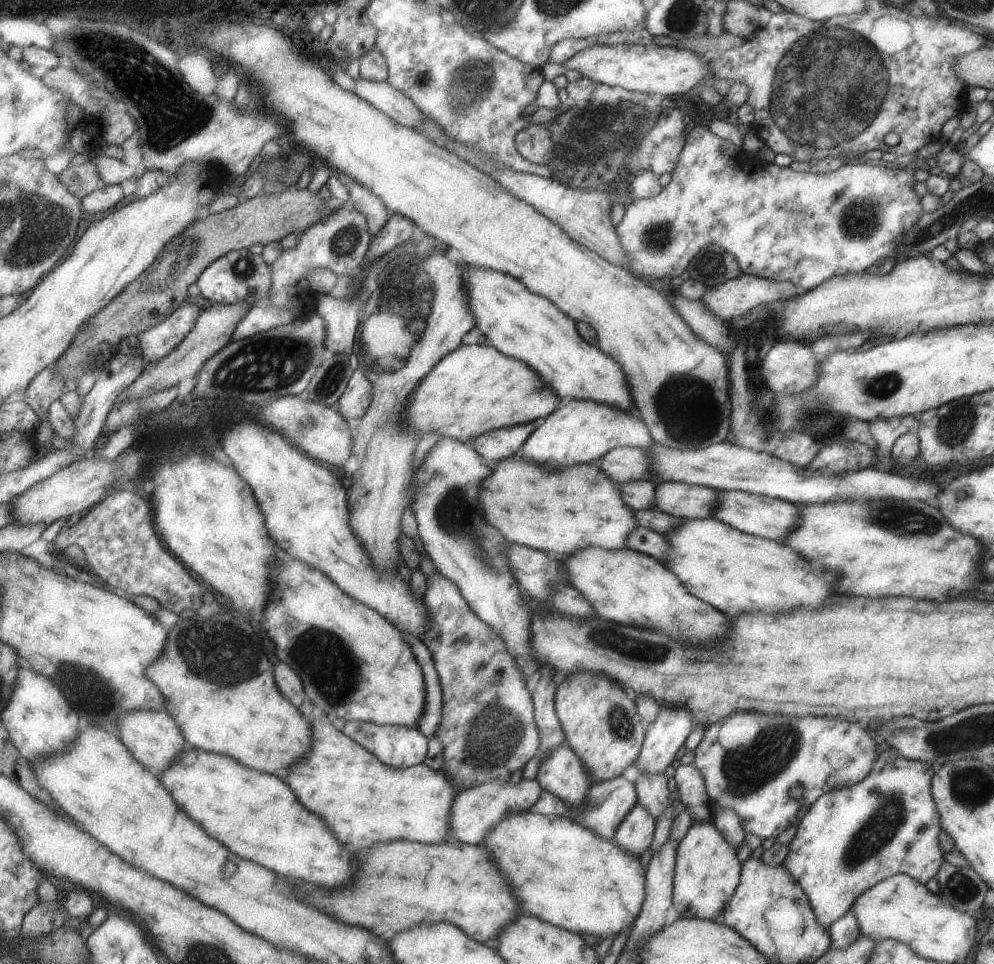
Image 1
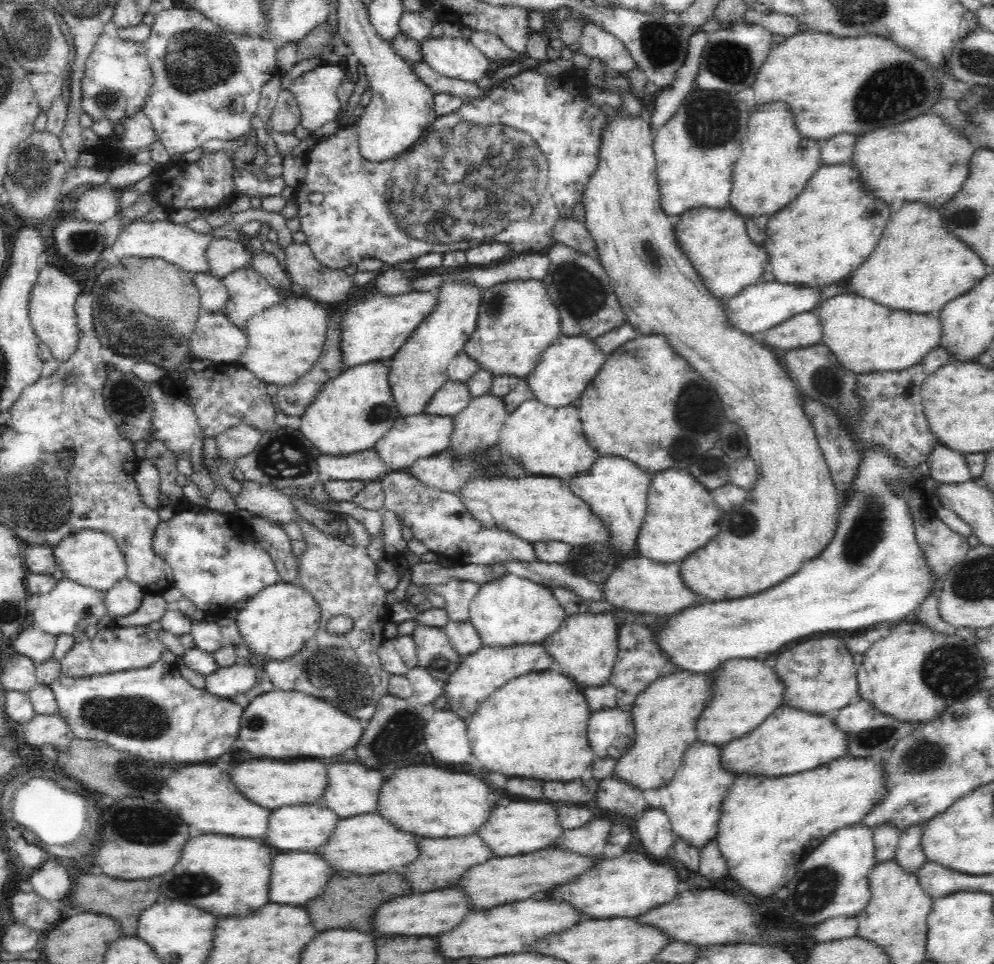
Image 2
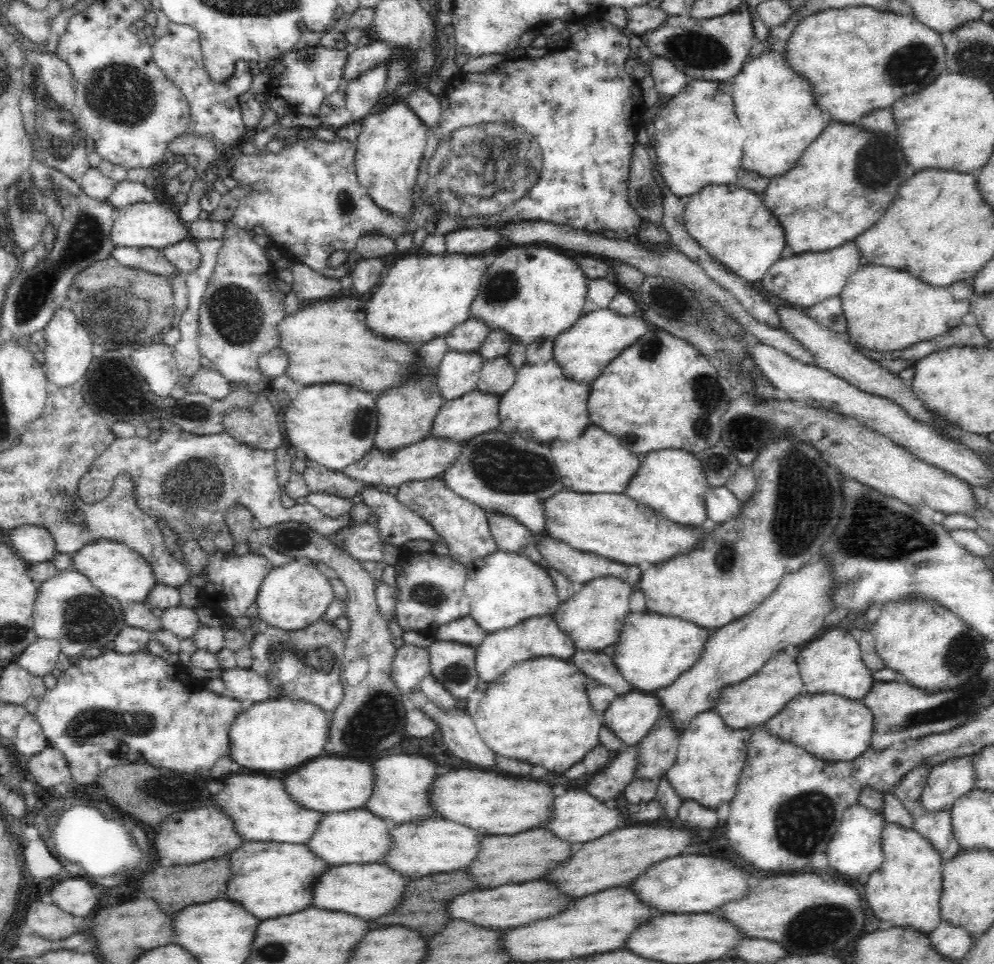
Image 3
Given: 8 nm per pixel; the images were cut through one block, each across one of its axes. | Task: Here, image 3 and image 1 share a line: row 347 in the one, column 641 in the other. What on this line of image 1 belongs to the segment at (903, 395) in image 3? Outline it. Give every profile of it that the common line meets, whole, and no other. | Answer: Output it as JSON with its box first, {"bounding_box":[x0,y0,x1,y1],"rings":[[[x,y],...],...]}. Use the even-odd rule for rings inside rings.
{"bounding_box":[613,804,655,859],"rings":[[[636,804],[615,830],[613,839],[621,850],[639,859],[651,844],[654,826],[655,821],[649,812],[641,804]]]}

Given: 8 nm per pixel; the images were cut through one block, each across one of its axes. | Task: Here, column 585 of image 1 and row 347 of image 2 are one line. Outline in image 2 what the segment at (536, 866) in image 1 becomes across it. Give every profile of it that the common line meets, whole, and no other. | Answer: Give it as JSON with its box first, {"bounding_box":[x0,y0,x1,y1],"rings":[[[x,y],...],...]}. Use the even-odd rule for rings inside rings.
{"bounding_box":[816,292,942,375],"rings":[[[852,292],[838,294],[825,300],[817,308],[816,313],[822,325],[820,343],[824,343],[830,349],[830,354],[838,359],[842,367],[857,375],[880,371],[901,371],[913,367],[922,362],[933,348],[938,347],[942,336],[938,315],[916,315],[911,312],[890,310]]]}

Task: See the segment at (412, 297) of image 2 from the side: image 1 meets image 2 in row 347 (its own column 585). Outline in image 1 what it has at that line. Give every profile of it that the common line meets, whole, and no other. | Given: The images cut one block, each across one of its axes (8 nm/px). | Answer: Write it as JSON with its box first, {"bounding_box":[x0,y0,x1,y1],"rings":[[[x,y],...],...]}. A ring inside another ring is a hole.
{"bounding_box":[465,265,635,410],"rings":[[[467,265],[465,288],[469,306],[475,314],[475,326],[499,352],[517,358],[537,370],[547,386],[551,386],[562,402],[591,400],[619,410],[635,410],[629,386],[621,366],[605,356],[595,344],[587,342],[579,332],[578,322],[567,316],[550,298],[529,290],[521,280],[491,268]]]}

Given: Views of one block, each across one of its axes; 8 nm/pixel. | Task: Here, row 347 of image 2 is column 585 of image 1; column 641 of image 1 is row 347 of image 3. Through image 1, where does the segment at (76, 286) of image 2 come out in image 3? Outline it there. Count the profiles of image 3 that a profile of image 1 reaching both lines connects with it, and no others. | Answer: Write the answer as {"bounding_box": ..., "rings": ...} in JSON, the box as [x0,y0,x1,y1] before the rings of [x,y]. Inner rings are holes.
{"bounding_box":[44,305,93,388],"rings":[[[69,305],[54,312],[50,322],[44,328],[46,346],[44,369],[51,387],[63,388],[74,384],[84,378],[90,363],[92,362],[93,340],[89,332],[78,322],[77,317]]]}

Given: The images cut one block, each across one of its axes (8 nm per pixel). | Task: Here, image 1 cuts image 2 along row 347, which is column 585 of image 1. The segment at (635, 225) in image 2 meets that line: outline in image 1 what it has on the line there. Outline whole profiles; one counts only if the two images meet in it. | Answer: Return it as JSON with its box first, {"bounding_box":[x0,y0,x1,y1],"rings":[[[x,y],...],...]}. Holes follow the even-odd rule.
{"bounding_box":[556,672,643,780],"rings":[[[577,672],[561,679],[556,692],[556,709],[567,744],[583,760],[585,770],[597,780],[611,780],[634,764],[643,742],[643,728],[635,704],[623,688],[603,674]]]}

